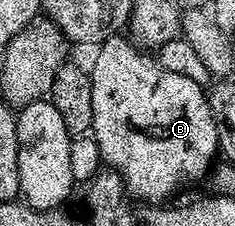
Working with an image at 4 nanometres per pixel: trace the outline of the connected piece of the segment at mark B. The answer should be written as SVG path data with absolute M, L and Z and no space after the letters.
M112 34L98 45L97 51L99 53L95 56L95 61L89 67L89 75L91 78L91 89L93 90L93 122L91 123L90 135L94 136L97 146L101 150L101 158L104 165L108 169L119 173L125 185L125 192L128 197L136 196L139 200L148 200L146 203L151 206L159 206L167 200L187 179L199 180L210 173L213 165L217 160L217 153L219 152L219 135L217 134L217 126L215 119L211 113L211 102L208 93L203 92L203 88L191 76L186 76L183 72L170 72L167 68L162 68L155 60L150 60L126 35Z

